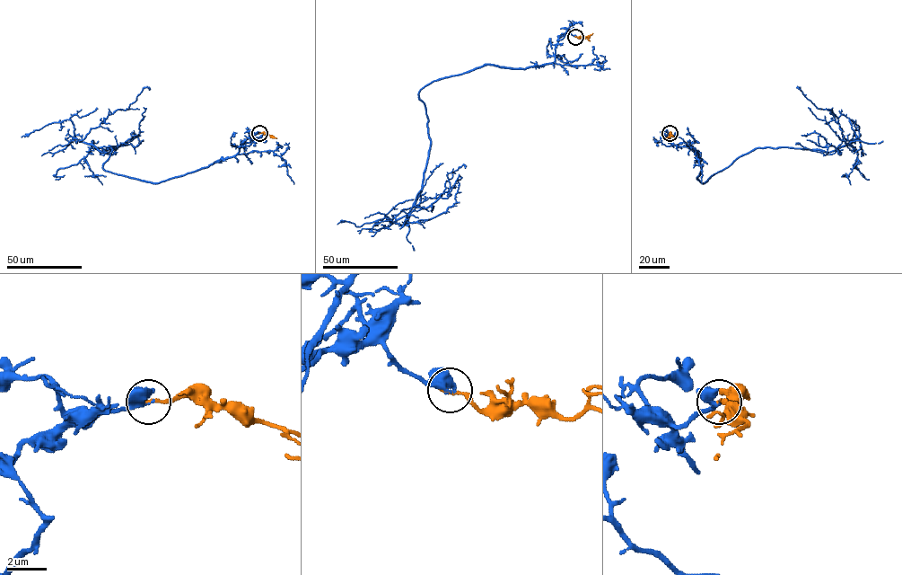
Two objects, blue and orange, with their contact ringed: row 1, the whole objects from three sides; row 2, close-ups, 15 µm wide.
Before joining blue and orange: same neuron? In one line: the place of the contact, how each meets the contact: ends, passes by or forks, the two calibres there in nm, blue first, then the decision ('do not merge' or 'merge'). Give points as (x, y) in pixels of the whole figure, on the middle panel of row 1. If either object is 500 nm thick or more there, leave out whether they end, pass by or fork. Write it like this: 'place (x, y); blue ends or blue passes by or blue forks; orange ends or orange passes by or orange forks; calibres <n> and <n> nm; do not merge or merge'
place (575, 37); blue forks; orange ends; calibres 240 and 200 nm; merge

